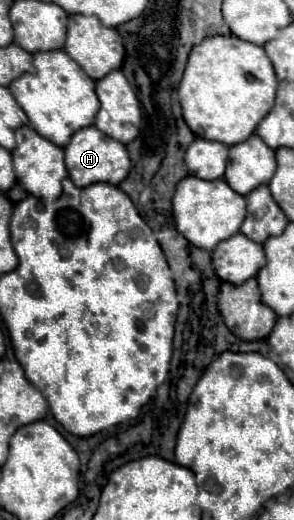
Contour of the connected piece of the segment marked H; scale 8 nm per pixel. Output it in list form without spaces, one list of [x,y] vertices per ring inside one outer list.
[[[95,127],[81,129],[71,137],[69,145],[65,147],[65,165],[67,165],[71,181],[79,187],[87,187],[93,183],[119,185],[129,175],[129,169],[131,169],[131,161],[129,161],[125,145],[107,137]]]

